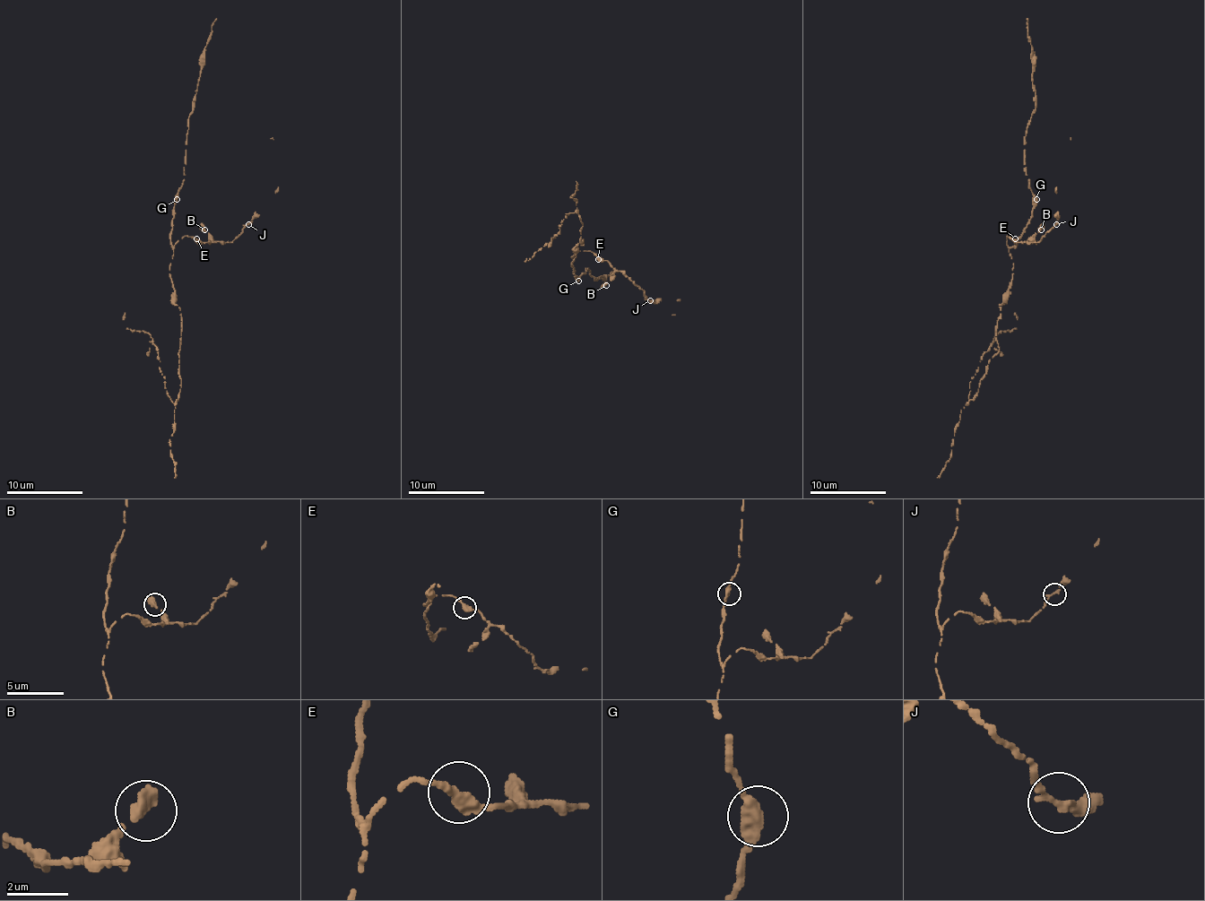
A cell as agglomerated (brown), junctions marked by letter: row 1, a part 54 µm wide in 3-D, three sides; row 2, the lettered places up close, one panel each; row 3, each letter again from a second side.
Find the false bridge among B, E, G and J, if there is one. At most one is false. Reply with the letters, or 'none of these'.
none of these

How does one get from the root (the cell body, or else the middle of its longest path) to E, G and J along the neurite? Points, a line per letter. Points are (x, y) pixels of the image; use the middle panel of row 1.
E: (572, 257), (577, 251), (591, 251), (598, 259)
G: (572, 257), (576, 253), (572, 264), (576, 278), (579, 280)
J: (572, 257), (577, 251), (593, 251), (613, 268), (621, 270), (644, 291), (650, 300)

